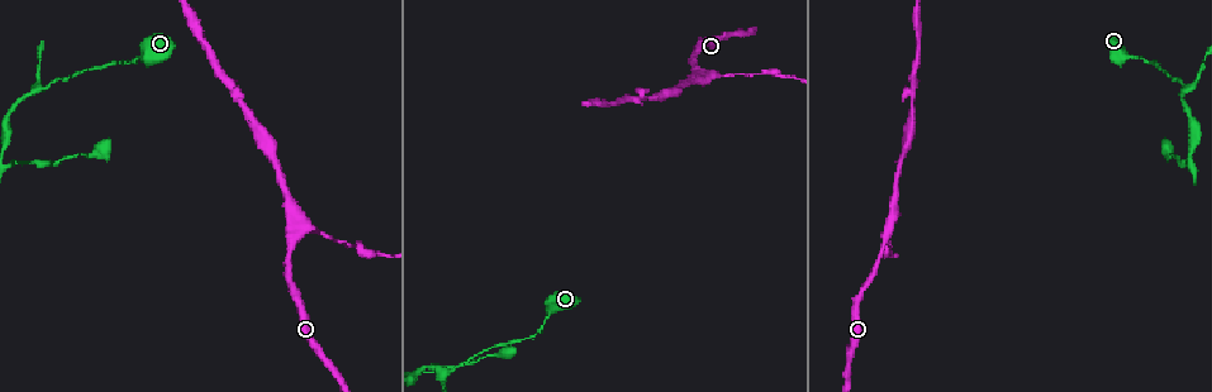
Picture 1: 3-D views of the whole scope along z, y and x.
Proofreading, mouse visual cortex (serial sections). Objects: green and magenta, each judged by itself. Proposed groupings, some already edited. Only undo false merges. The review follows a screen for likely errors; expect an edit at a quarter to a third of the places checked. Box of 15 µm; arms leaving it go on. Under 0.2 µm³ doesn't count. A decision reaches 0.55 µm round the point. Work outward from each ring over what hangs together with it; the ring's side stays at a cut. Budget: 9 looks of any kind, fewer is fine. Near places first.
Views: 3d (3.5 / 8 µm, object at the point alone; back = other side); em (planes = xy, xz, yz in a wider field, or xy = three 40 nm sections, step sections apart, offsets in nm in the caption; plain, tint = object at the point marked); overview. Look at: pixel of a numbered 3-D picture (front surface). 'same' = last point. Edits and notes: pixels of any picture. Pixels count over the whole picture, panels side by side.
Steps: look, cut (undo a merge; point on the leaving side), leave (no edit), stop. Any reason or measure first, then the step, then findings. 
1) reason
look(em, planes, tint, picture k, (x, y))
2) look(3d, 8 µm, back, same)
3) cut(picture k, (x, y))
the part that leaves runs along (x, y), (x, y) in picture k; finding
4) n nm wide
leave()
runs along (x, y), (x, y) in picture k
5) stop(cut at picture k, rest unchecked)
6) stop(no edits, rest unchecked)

thick turns thin
look(3d, 3.5 µm, picture 1, (1132, 54))

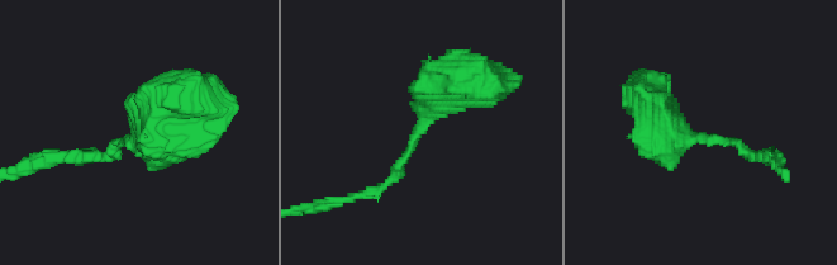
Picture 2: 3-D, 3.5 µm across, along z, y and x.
look(em, xy, step 5, tint, picture 2, (136, 137))

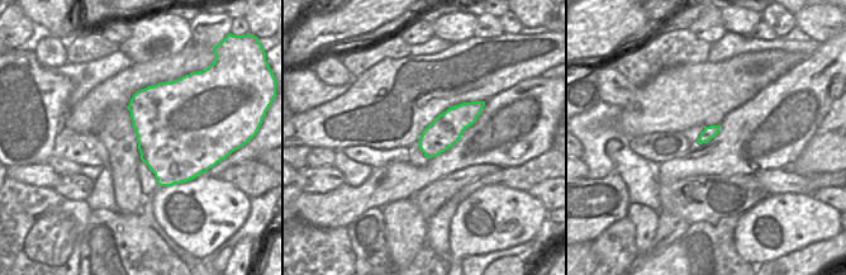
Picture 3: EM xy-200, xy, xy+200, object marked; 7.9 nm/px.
leave()
runs along (465, 80), (376, 190) in picture 2; one cell here

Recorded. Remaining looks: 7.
a fork
look(3d, 3.5 µm, picture 1, (443, 373))

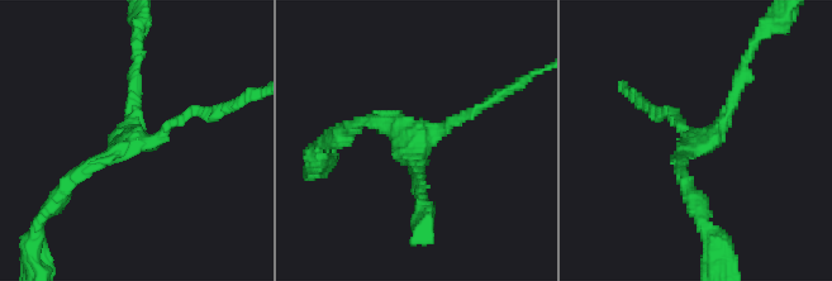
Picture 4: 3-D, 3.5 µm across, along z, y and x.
3 arms; arms of 150, 150, 200 nm; need the tissue
look(em, xy, step 2, tint, picture 4, (694, 144))

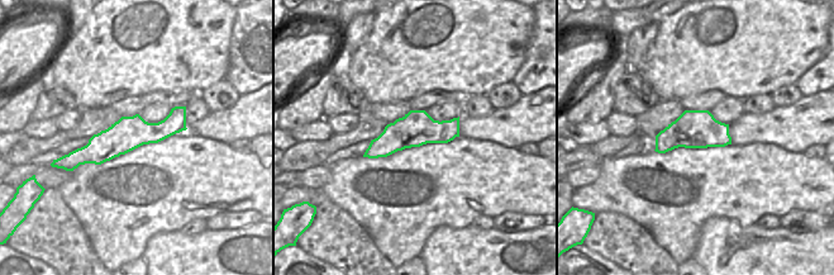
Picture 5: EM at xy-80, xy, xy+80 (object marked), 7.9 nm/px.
look(em, planes, tint, same)

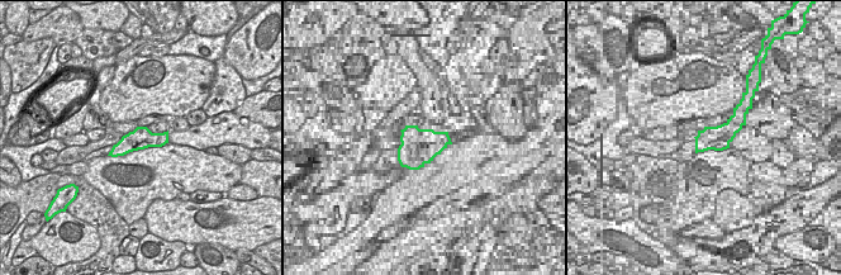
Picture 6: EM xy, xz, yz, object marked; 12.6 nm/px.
leave()
runs along (201, 114), (85, 165), (70, 184) in picture 4; all the same cell

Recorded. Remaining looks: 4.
abrupt turn
look(3d, 3.5 µm, picture 1, (22, 163))

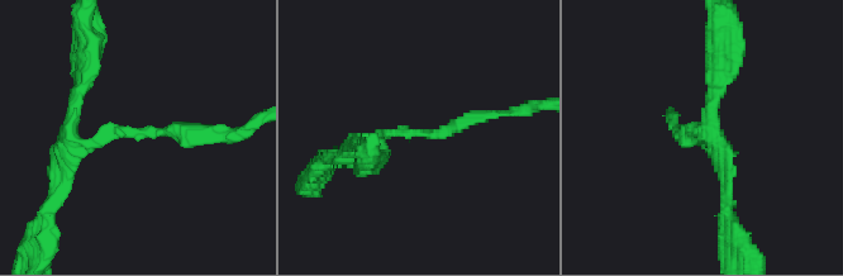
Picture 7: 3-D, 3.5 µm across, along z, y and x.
arms of 200, 250 nm; need the tissue
look(em, xy, step 5, tint, picture 7, (137, 132))

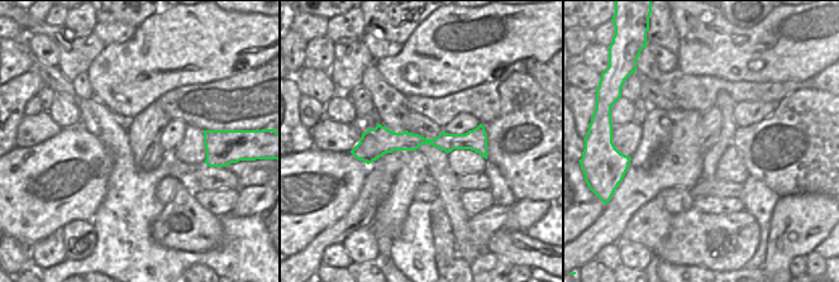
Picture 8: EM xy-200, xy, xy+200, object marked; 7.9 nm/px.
look(em, xy, step 3, tint, same)

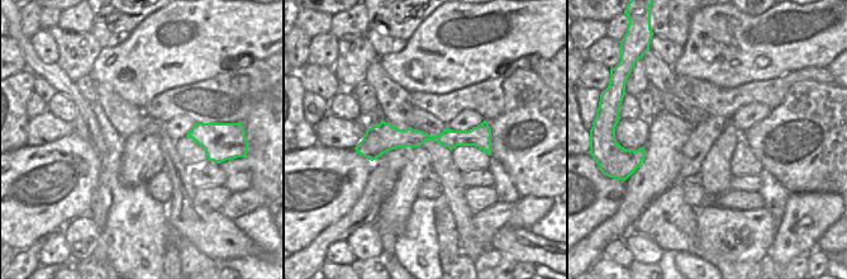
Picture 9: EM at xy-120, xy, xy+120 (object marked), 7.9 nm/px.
leave()
runs along (355, 143), (501, 114) in picture 7; all the same cell

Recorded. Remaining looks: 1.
stop(no edits, rest unchecked)

